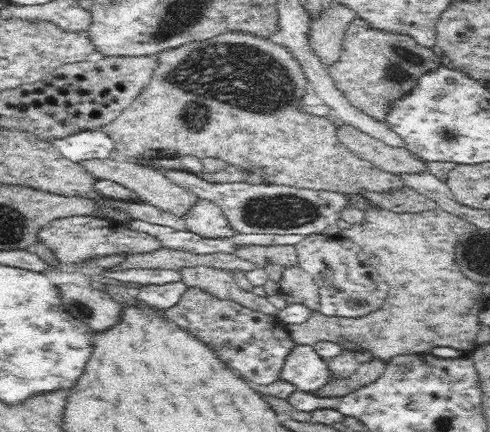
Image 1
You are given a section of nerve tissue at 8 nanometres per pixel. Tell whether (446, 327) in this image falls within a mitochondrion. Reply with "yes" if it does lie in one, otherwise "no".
no

